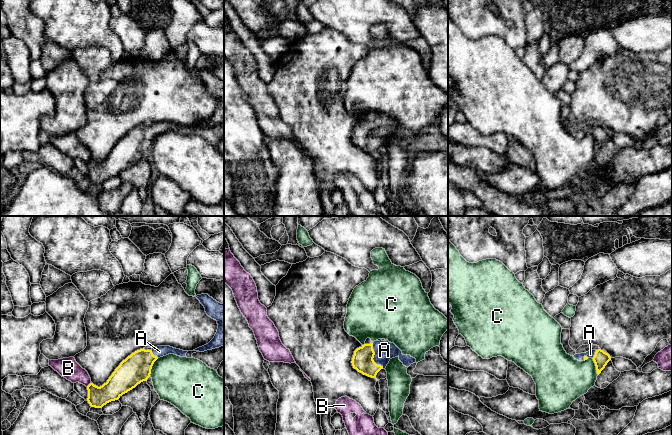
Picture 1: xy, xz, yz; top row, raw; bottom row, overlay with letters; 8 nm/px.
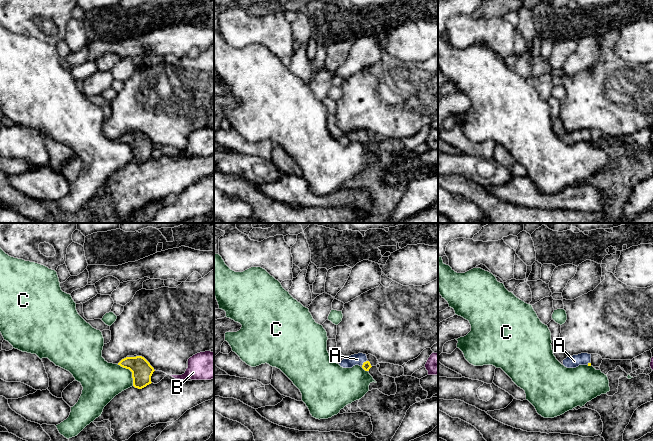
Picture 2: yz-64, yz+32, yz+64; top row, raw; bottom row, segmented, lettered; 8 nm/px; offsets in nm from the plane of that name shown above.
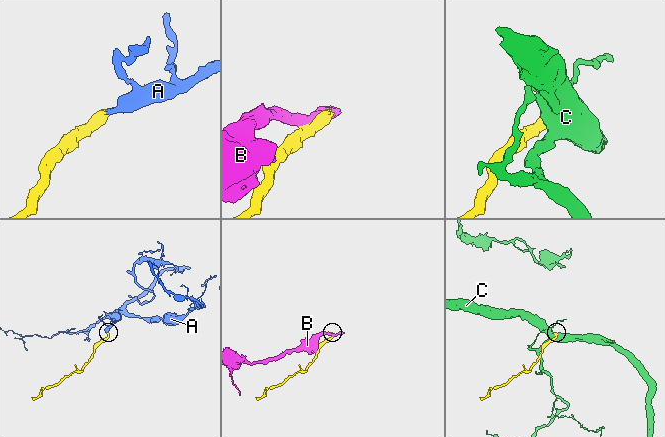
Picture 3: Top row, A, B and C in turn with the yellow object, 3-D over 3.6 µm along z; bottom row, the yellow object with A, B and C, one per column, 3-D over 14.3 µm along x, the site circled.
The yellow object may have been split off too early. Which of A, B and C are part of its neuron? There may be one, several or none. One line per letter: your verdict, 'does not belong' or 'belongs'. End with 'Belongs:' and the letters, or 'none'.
A: belongs
B: does not belong
C: does not belong
Belongs: A

